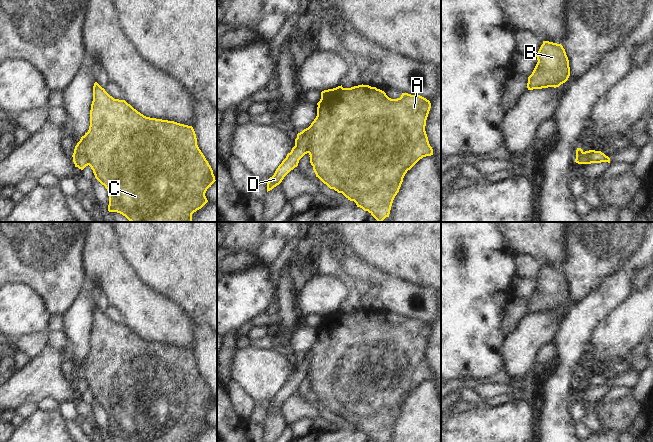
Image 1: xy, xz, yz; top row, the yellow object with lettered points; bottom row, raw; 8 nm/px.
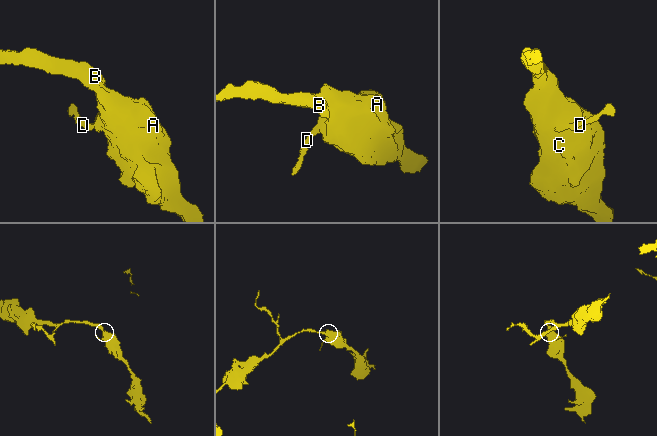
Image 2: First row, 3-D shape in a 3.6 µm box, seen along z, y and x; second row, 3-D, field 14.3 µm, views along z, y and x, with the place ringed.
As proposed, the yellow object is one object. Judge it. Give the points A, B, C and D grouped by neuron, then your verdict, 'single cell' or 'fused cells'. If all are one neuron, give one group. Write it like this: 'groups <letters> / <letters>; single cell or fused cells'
groups A B C / D; fused cells

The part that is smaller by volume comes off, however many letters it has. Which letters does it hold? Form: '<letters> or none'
D.

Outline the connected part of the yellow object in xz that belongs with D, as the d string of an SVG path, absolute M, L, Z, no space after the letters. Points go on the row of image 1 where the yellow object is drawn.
M298 133L297 138L295 139L295 146L278 166L274 175L268 179L267 192L279 185L284 177L298 166L299 160L306 154L307 148L308 138L303 137L301 133Z

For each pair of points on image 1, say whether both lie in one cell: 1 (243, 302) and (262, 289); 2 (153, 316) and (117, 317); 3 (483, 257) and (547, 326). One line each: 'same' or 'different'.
1: same
2: different
3: different

